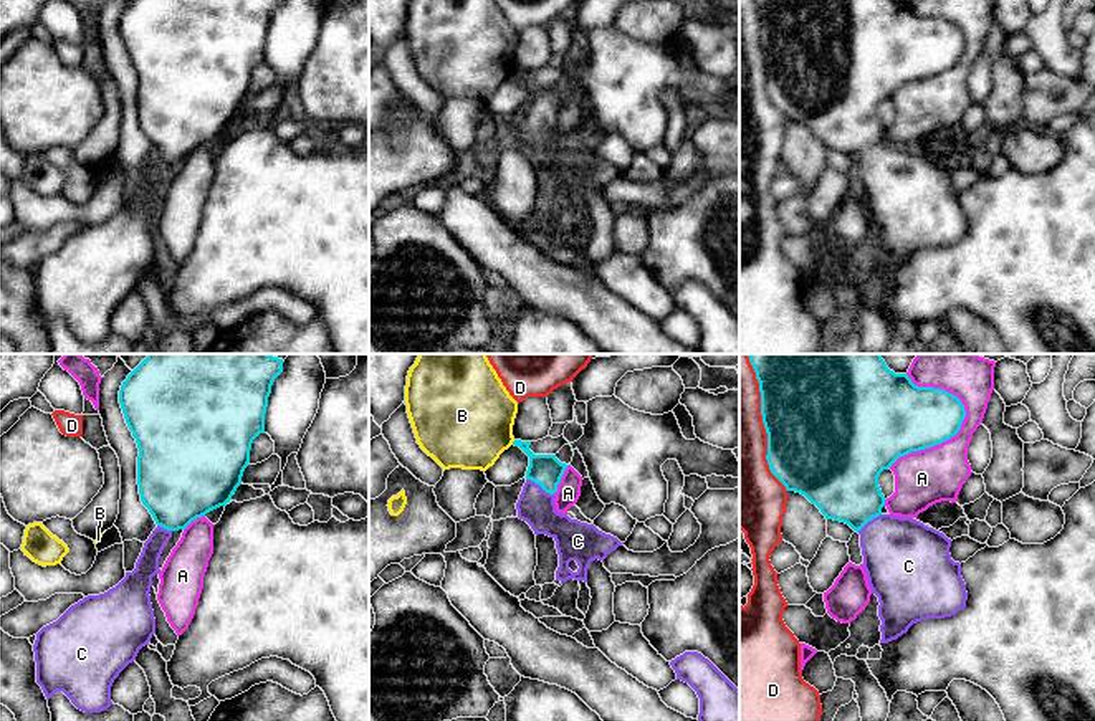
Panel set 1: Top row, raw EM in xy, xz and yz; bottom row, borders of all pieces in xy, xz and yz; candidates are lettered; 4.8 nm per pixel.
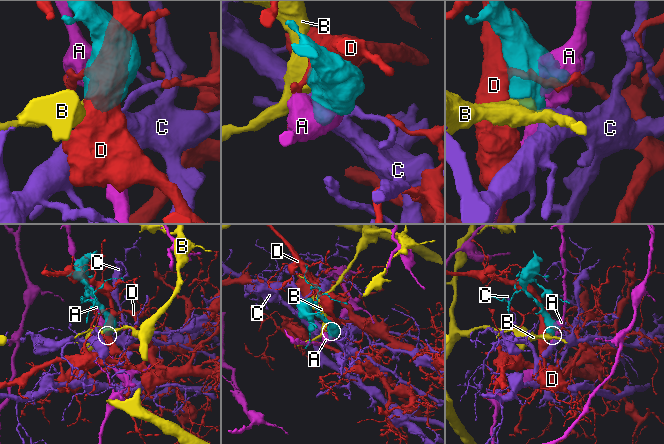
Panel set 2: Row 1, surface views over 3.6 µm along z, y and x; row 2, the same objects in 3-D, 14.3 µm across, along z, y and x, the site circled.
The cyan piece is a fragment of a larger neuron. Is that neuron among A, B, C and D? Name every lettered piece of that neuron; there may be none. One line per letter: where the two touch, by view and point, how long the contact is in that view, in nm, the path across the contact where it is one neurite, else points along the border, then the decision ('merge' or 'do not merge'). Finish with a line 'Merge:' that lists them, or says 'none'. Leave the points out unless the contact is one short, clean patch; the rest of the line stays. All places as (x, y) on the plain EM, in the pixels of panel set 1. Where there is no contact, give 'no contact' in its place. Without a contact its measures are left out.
A: contact yz (941, 71); length 480 nm; do not merge
B: contact xz (513, 71); length 30 nm; border xz (515, 70), (511, 73); do not merge
C: contact xz (540, 114); length 160 nm; way xz (546, 100), (540, 114), (535, 136); merge
D: contact yz (766, 60); length 600 nm; do not merge
Merge: C

